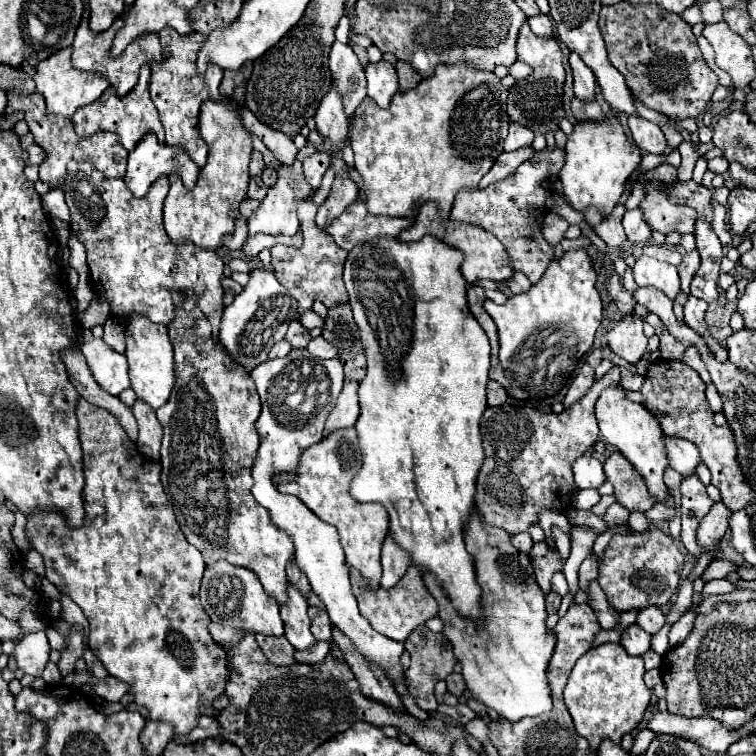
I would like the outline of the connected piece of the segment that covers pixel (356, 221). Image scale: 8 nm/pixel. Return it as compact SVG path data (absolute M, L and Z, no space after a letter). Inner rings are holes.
M355 175L355 183L359 185L359 197L353 205L349 205L343 215L333 219L325 225L325 231L335 239L335 243L349 251L351 247L375 239L375 237L397 237L403 229L411 227L415 219L411 217L385 217L385 215L371 215L365 207L365 193L363 181Z

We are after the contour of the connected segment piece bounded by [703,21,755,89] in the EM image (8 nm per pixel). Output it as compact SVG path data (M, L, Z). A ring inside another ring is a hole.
M725 21L705 25L703 37L715 49L715 63L731 75L735 87L745 89L755 79L751 47Z

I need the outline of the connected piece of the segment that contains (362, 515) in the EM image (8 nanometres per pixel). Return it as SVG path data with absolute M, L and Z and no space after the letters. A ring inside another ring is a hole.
M353 427L337 429L329 433L321 443L315 443L303 451L293 481L279 483L277 489L285 495L295 495L301 499L319 519L333 525L339 531L341 547L345 551L347 563L355 567L373 589L379 587L381 579L381 545L389 533L387 509L379 503L359 503L351 499L349 485L361 467L361 453L357 445L357 431Z

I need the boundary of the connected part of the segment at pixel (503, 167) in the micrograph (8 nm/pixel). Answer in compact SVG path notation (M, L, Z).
M529 145L529 147L523 147L523 149L517 149L517 151L511 151L511 153L501 153L497 159L495 159L495 165L491 167L491 171L481 179L479 187L487 187L495 181L501 181L505 177L509 177L511 173L515 173L515 169L525 161L529 159L531 155L535 153L535 149Z

